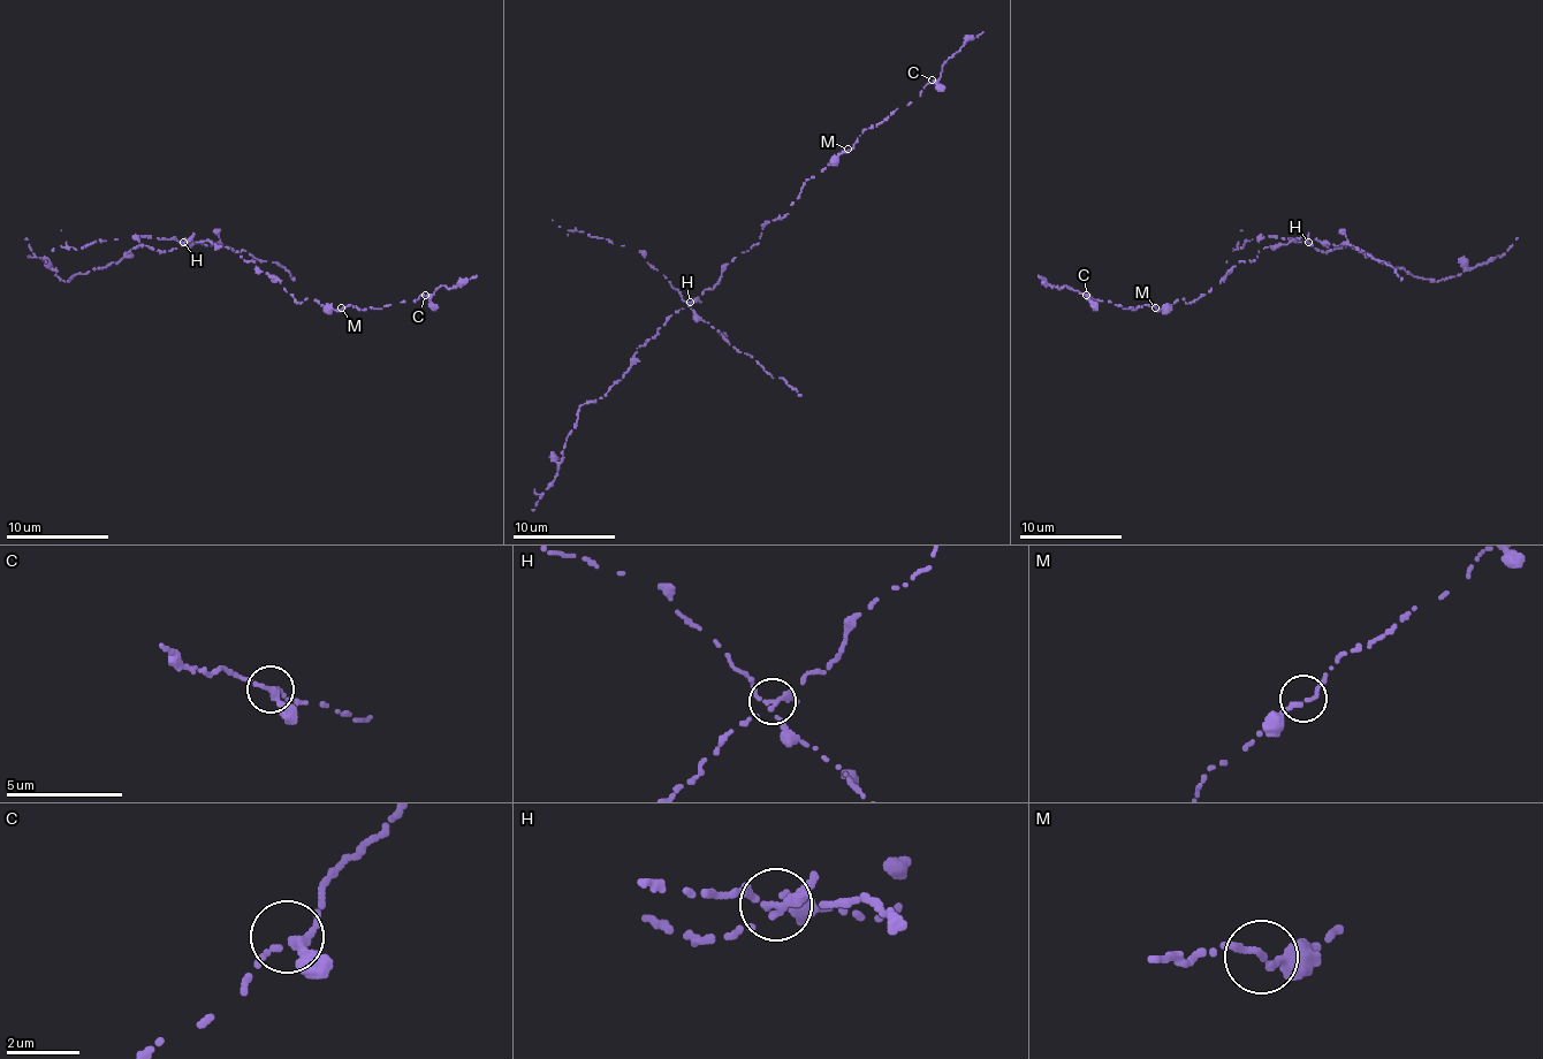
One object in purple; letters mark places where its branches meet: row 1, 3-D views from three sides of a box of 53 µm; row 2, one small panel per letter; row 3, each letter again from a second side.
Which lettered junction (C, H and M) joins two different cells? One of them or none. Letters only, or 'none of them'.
H

